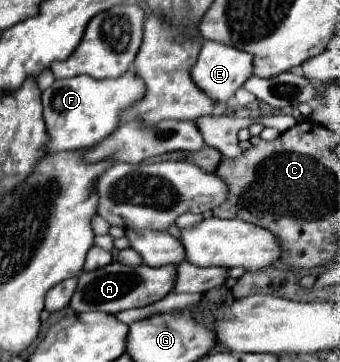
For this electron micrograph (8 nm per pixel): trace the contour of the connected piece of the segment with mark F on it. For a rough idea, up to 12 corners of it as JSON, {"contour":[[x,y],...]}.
{"contour":[[134,72],[54,80],[44,152],[96,146],[144,96]]}

